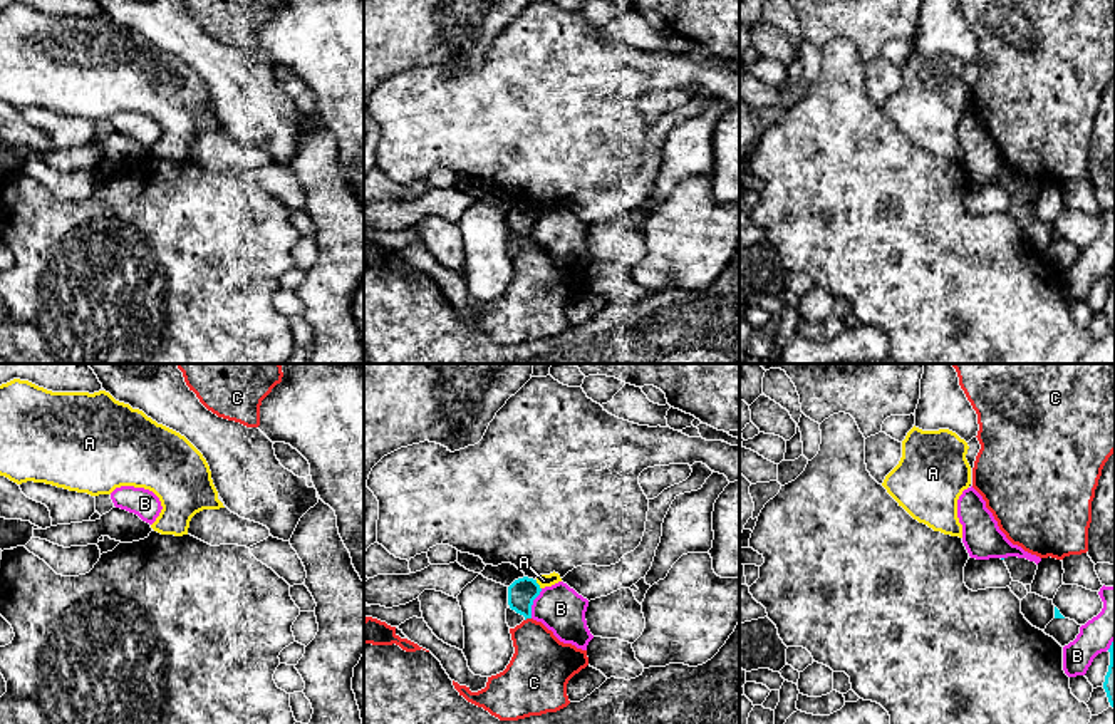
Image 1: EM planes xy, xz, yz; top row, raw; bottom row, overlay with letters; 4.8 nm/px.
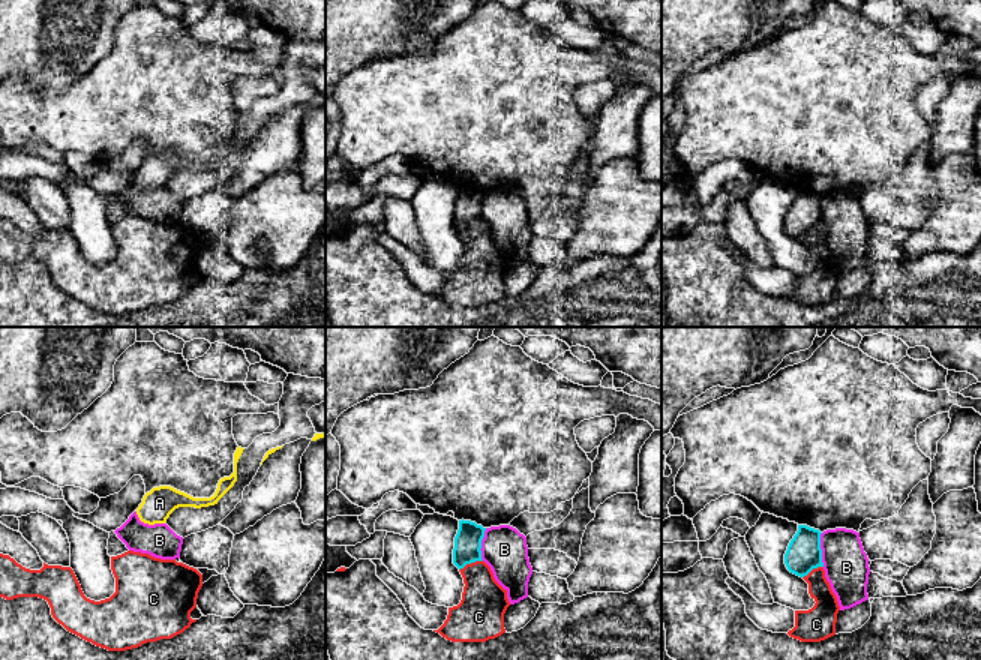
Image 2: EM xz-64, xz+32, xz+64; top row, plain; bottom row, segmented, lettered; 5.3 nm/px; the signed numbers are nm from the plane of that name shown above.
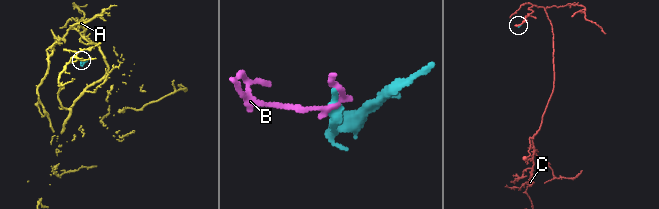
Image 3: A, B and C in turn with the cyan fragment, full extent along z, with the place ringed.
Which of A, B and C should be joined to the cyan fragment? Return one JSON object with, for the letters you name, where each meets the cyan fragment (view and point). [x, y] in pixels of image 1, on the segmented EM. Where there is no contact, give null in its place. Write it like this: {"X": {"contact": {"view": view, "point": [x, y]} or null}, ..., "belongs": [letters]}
{"belongs": []}

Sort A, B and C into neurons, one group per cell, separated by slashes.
A / B / C

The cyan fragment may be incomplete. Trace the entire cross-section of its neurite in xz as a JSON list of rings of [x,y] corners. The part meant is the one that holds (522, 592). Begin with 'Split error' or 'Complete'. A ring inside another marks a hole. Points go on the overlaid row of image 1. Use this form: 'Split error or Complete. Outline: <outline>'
Complete. Outline: [[[528,577],[518,578],[508,587],[508,605],[516,613],[523,615],[525,620],[532,618],[532,605],[540,592],[542,588],[537,580]]]

